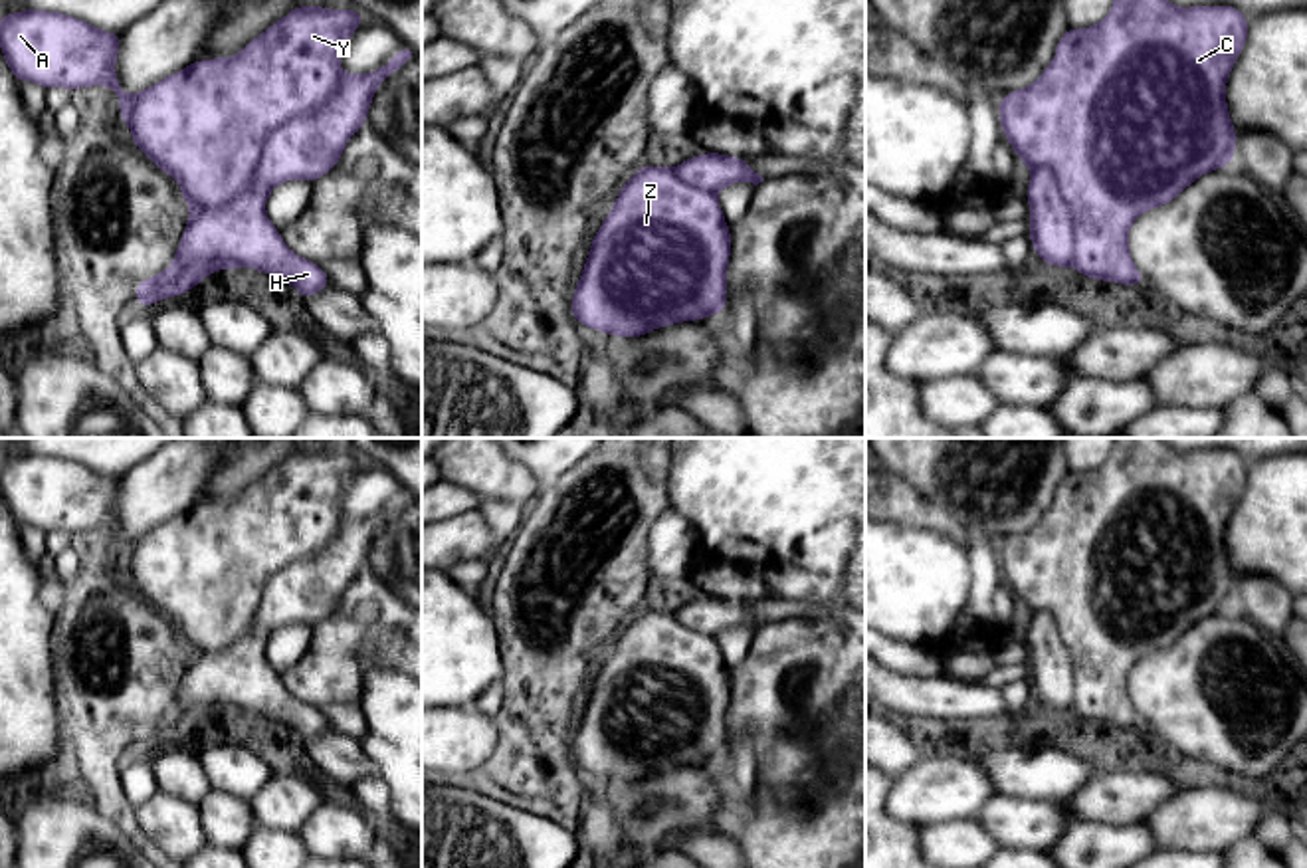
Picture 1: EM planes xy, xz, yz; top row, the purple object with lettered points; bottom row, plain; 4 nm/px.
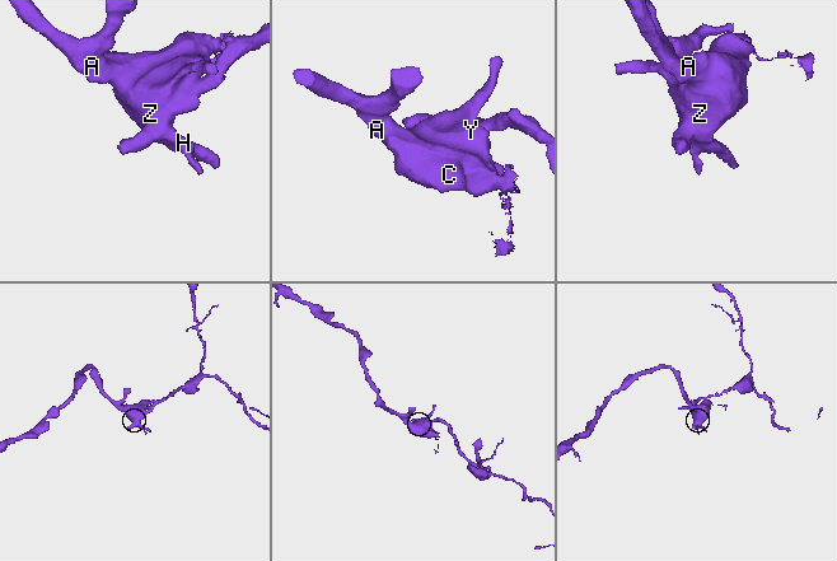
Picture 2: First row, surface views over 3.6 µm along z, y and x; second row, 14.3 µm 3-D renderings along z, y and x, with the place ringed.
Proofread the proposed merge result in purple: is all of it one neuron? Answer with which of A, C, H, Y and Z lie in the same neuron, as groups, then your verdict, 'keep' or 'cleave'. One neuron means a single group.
A C Y Z / H | cleave

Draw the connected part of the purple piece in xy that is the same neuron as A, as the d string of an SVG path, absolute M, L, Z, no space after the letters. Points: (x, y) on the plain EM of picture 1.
M297 450L279 462L234 501L192 505L180 515L129 539L115 519L121 478L48 454L22 454L0 462L0 491L18 525L46 533L105 529L119 543L119 561L133 577L133 589L182 630L190 654L218 652L253 628L267 581L281 569L315 557L337 535L341 495L364 466L358 454Z

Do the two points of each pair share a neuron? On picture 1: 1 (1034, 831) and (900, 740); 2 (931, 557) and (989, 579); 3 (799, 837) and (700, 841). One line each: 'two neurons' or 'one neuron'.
1: two neurons
2: two neurons
3: two neurons

